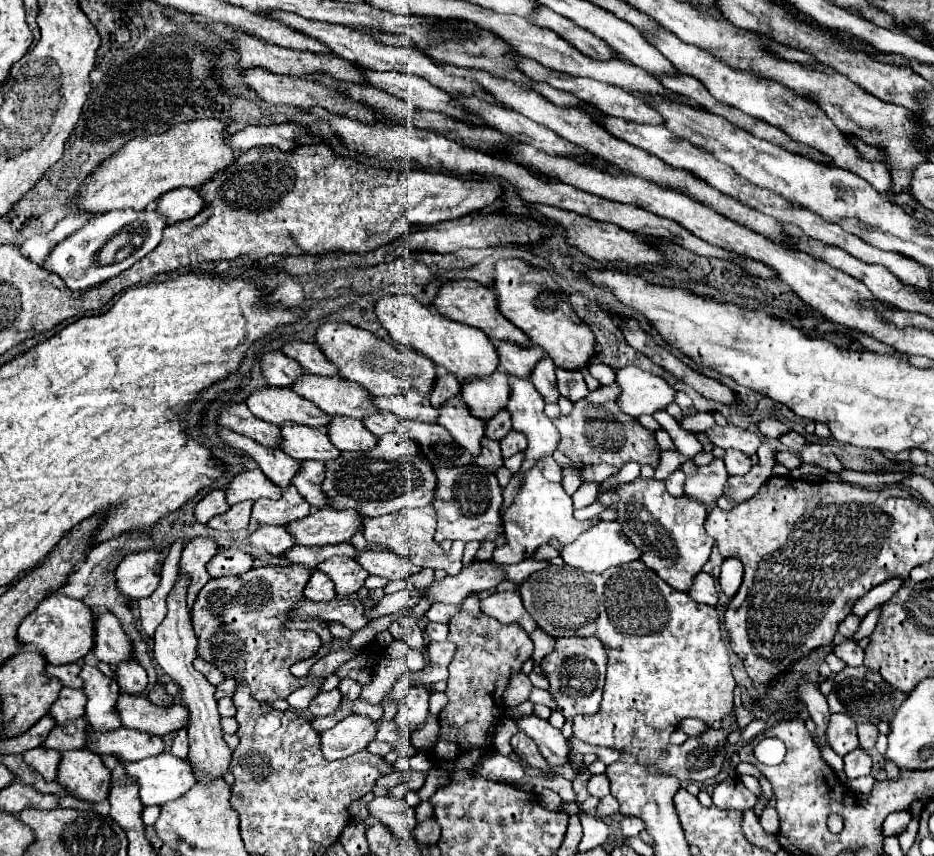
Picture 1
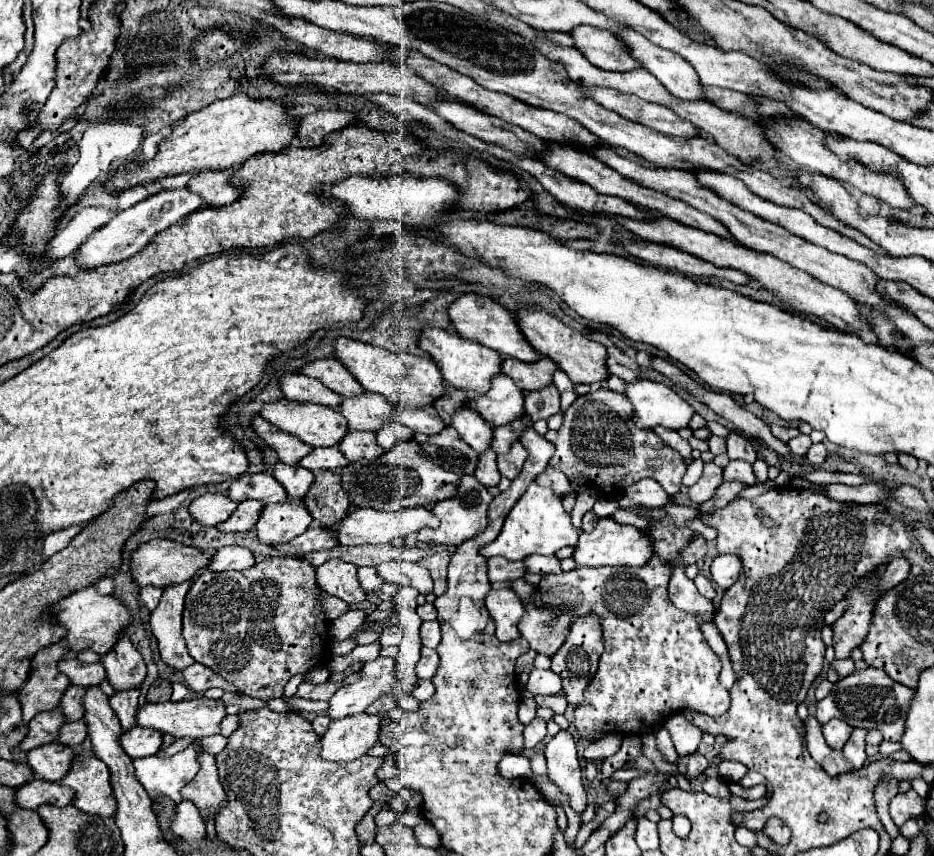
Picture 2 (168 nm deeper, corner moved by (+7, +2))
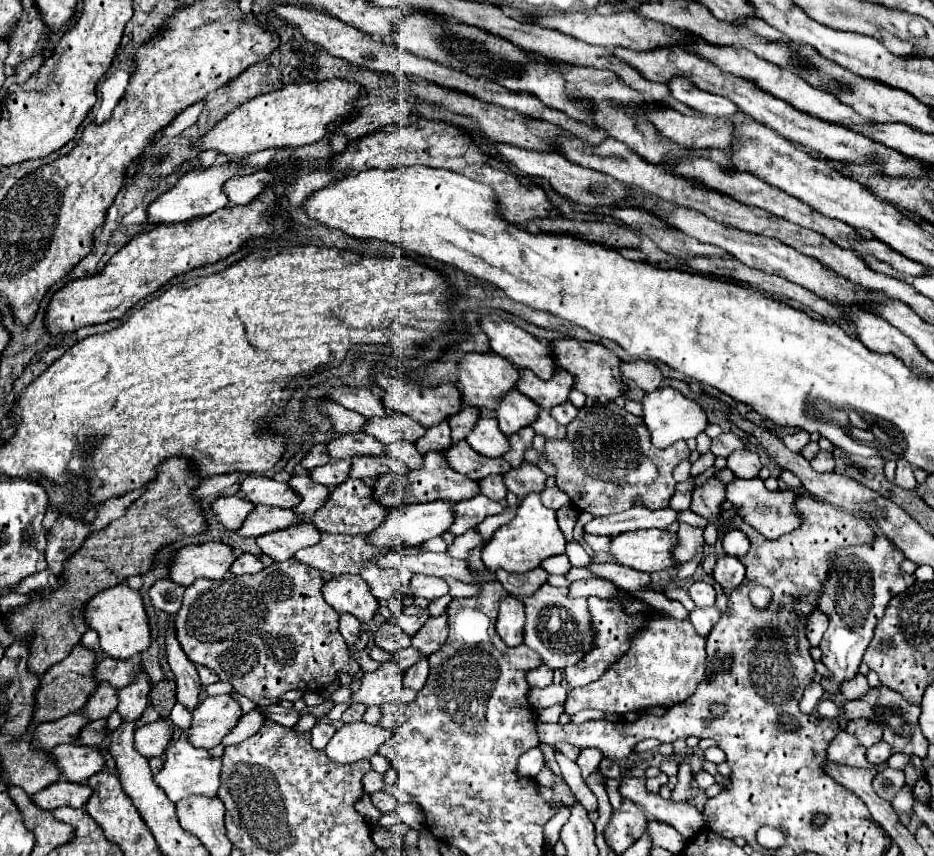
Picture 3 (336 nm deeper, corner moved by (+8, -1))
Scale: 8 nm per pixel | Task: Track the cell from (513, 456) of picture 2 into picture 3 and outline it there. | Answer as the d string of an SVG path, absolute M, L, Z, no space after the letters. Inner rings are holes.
M524 461L518 469L510 469L502 477L508 491L518 495L518 499L524 499L528 493L540 493L546 481L546 475L528 461Z

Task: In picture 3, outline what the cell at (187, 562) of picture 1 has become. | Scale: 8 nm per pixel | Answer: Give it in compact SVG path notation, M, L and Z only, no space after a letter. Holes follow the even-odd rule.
M174 621L168 623L166 627L166 659L176 675L176 685L178 685L178 701L184 703L188 709L194 709L198 705L198 695L200 695L200 679L196 673L194 663L186 657L182 651L178 639L176 639L176 629Z

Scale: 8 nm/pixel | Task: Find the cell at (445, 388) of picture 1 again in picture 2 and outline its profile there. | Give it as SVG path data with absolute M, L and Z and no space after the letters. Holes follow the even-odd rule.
M449 390L443 398L439 398L439 400L435 400L435 410L439 412L439 416L443 418L443 422L447 424L447 426L451 426L451 414L455 414L455 410L459 408L459 406L465 406L467 404L467 392L463 392L463 390Z

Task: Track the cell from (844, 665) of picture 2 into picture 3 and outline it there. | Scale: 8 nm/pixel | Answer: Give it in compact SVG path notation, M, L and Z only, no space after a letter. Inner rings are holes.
M856 673L852 681L850 679L848 681L842 681L840 687L842 687L840 693L846 699L858 699L858 697L862 697L868 691L868 683L866 683L866 677L862 673Z

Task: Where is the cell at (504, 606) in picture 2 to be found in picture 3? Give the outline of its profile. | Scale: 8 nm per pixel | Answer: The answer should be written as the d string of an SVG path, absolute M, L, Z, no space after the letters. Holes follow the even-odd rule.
M508 595L506 599L500 601L496 633L508 647L516 647L522 643L522 629L524 629L524 605Z

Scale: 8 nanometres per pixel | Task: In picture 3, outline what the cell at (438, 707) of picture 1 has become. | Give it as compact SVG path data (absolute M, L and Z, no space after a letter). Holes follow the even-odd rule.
M388 661L380 665L374 673L366 673L362 677L360 689L352 693L352 703L362 703L366 707L378 705L382 707L384 703L394 703L400 697L402 691L402 679L400 679L400 669L394 661Z

